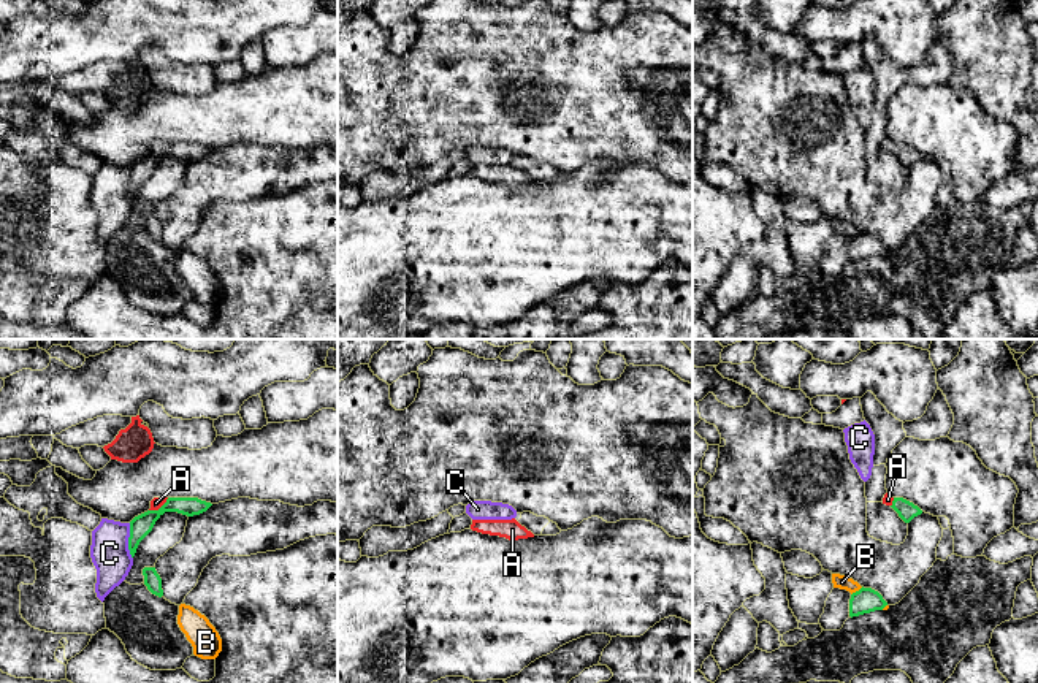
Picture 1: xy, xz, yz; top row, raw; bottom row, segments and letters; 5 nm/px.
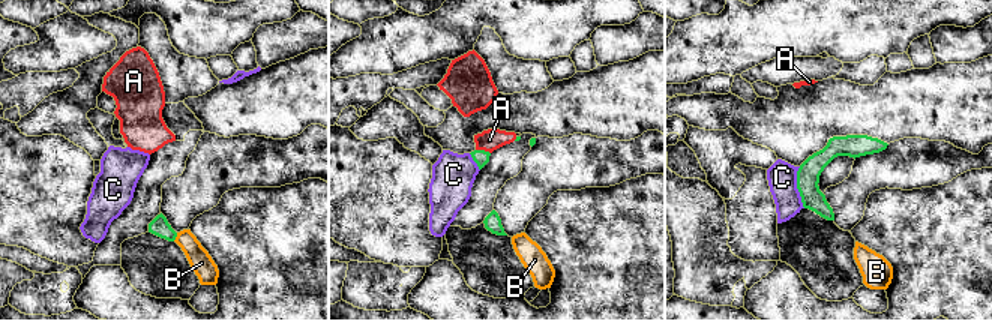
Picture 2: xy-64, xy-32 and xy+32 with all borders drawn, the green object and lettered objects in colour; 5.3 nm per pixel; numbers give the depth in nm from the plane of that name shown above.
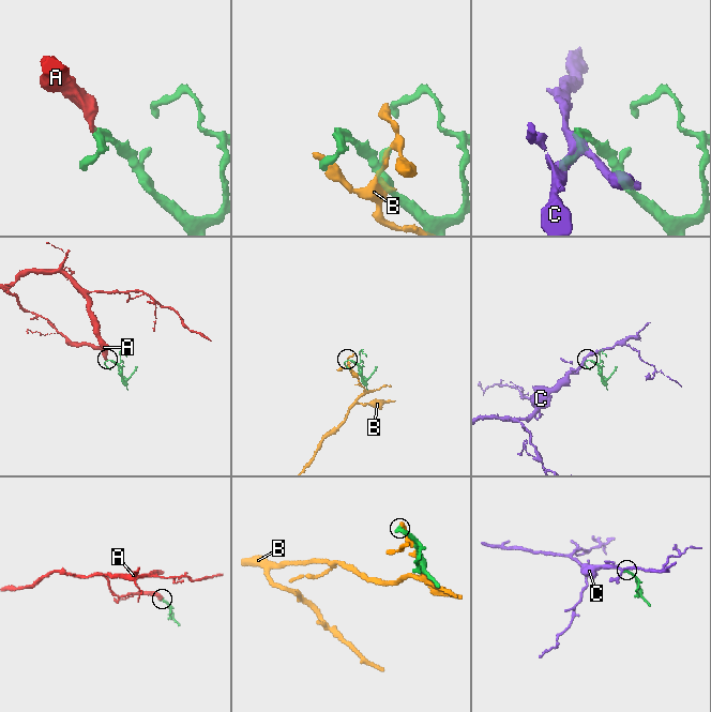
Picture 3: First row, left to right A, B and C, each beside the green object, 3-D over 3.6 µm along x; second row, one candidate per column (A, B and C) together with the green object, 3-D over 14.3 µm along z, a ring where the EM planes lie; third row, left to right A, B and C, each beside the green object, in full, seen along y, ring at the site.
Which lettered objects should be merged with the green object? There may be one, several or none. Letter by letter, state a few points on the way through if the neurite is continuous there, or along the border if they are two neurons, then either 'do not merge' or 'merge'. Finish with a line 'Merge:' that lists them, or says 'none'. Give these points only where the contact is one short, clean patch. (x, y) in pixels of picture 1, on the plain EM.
A: way xy (140, 171), (160, 152), (156, 148); merge
B: do not merge
C: border xy (129, 168), (129, 198), (132, 203); do not merge
Merge: A

